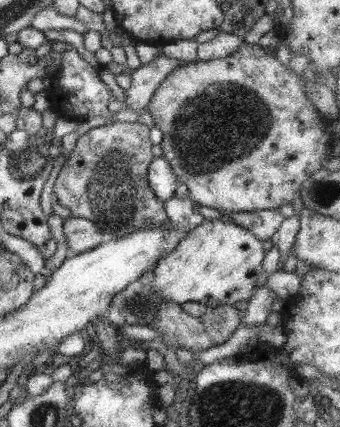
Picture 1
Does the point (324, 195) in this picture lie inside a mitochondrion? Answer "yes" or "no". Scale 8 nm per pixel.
yes

